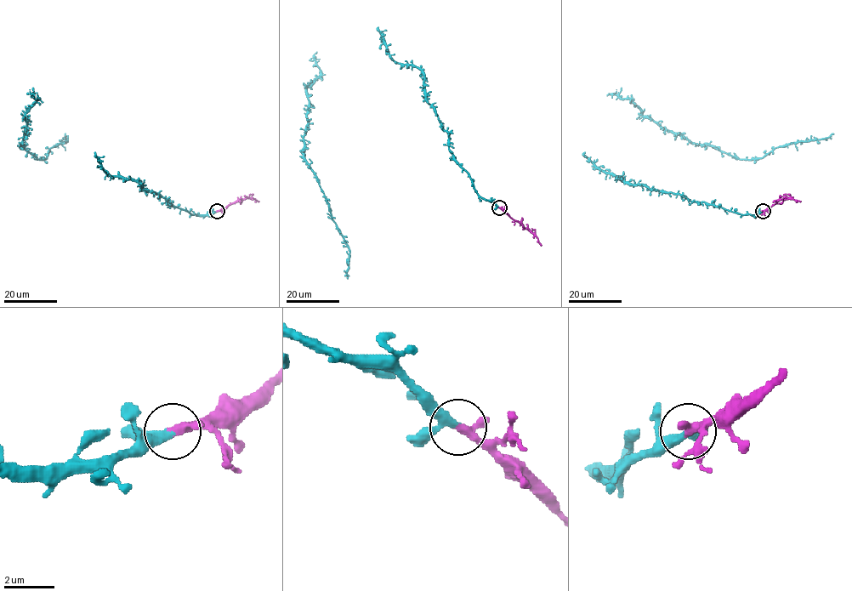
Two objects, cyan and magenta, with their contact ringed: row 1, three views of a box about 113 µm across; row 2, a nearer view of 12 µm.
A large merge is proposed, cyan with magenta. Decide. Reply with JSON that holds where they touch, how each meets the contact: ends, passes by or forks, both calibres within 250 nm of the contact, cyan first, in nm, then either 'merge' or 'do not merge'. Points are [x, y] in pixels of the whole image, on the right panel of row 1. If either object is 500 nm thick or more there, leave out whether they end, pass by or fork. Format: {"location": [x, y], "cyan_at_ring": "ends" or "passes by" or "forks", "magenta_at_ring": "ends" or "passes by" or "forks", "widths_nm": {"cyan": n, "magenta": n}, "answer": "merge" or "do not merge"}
{"location": [763, 211], "cyan_at_ring": "passes by", "magenta_at_ring": "passes by", "widths_nm": {"cyan": 240, "magenta": 280}, "answer": "merge"}

